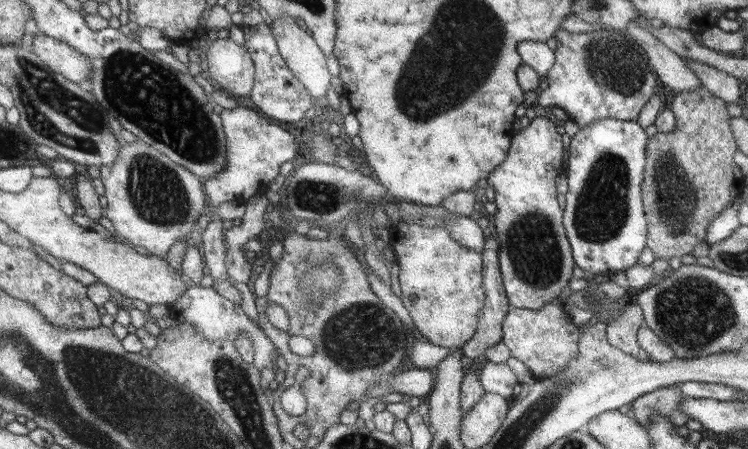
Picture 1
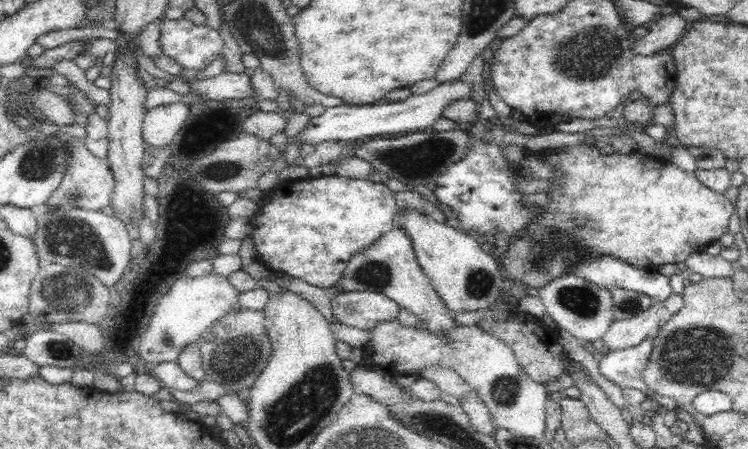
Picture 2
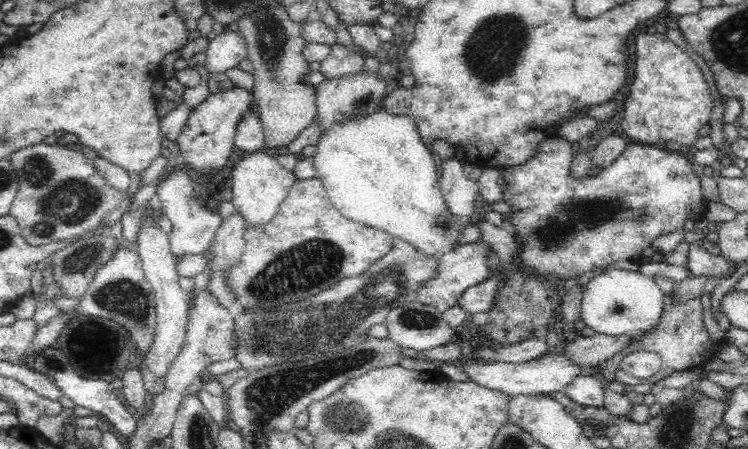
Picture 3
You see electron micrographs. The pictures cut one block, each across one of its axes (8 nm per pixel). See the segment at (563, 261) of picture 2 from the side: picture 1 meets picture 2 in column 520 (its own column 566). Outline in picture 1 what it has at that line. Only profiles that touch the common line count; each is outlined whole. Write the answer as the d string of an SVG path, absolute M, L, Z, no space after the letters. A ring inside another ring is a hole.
M535 117L531 123L515 133L510 145L510 152L501 165L498 165L487 178L488 185L495 192L497 212L494 215L494 226L497 227L497 241L501 243L500 266L505 276L506 294L514 307L528 310L540 310L545 305L560 301L568 288L568 280L572 278L574 263L572 251L566 238L565 226L562 226L562 208L558 204L556 192L556 176L562 170L564 142L556 130L556 124L544 117Z

